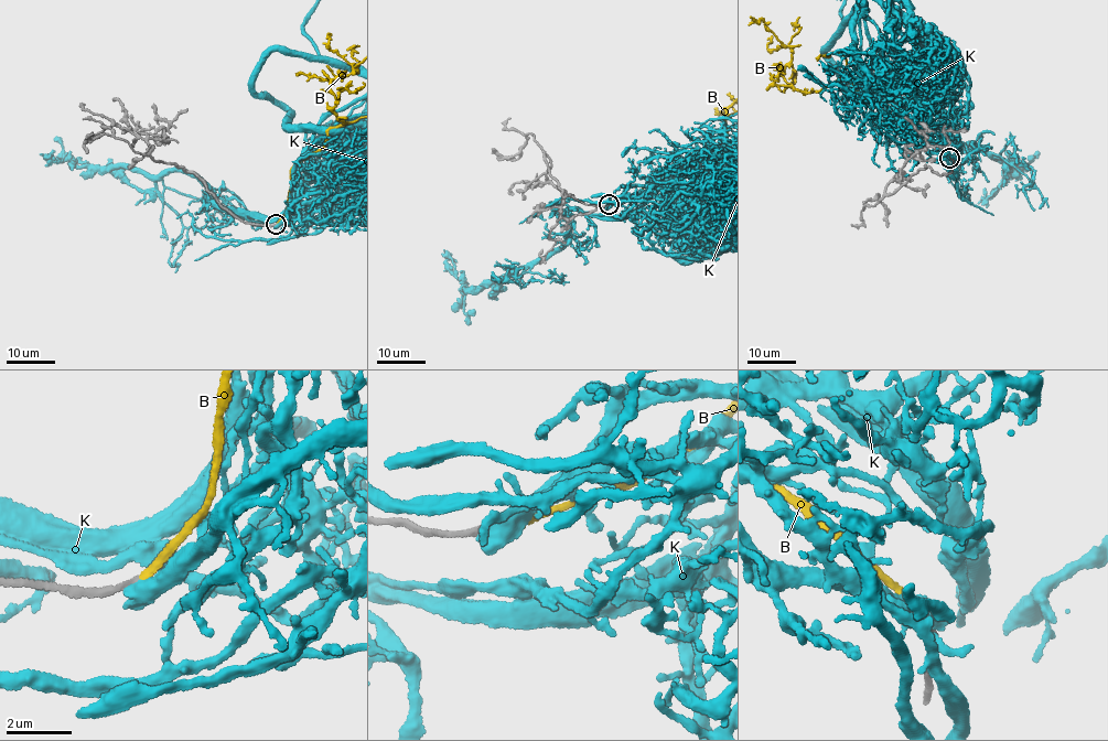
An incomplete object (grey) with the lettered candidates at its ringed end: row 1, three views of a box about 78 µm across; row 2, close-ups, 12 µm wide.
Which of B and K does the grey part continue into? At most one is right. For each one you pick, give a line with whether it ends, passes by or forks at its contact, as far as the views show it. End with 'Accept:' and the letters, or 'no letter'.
Accept: no letter

